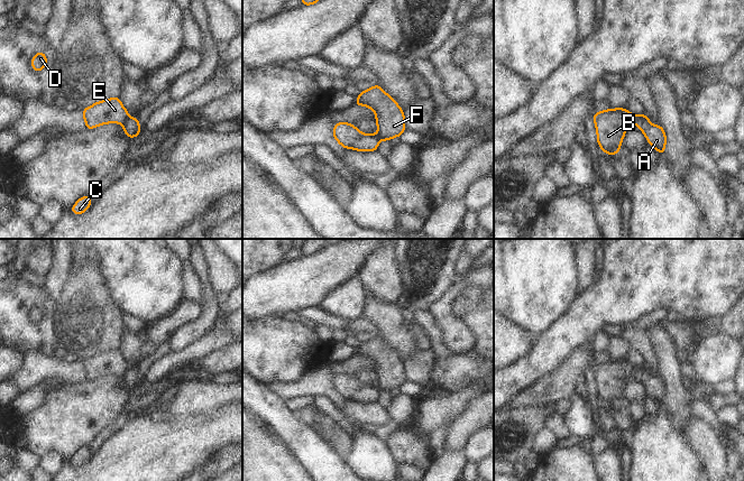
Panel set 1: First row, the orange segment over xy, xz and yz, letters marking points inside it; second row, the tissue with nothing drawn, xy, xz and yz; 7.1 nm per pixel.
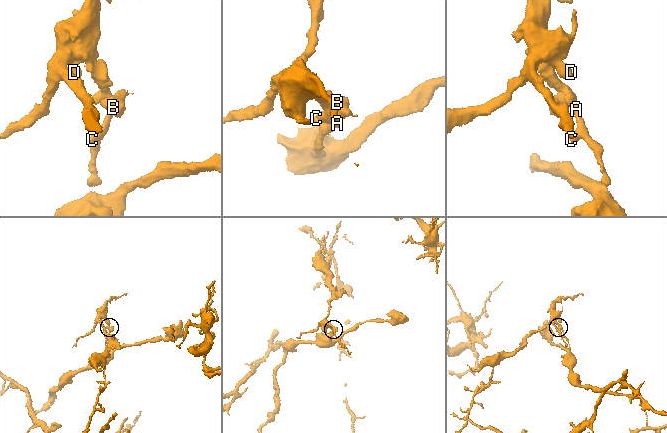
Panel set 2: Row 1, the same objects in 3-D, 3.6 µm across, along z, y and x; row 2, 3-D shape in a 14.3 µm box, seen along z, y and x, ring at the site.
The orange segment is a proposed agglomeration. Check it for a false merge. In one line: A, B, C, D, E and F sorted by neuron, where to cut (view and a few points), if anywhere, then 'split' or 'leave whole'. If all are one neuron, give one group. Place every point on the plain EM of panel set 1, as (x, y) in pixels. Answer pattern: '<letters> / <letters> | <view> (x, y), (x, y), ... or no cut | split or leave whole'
A B C F / D E | xy (128, 368), (122, 376) | split

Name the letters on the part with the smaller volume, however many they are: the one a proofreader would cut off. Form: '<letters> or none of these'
A, B, C, F

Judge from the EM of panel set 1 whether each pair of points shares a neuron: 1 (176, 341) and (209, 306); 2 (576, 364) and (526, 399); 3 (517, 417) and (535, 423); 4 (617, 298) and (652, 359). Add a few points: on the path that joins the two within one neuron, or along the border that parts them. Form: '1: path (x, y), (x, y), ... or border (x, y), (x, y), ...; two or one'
1: path (186, 334), (207, 316); one
2: path (563, 377), (552, 388), (539, 395); one
3: path (522, 422), (531, 422); one
4: border (635, 322), (628, 323), (625, 326); two

